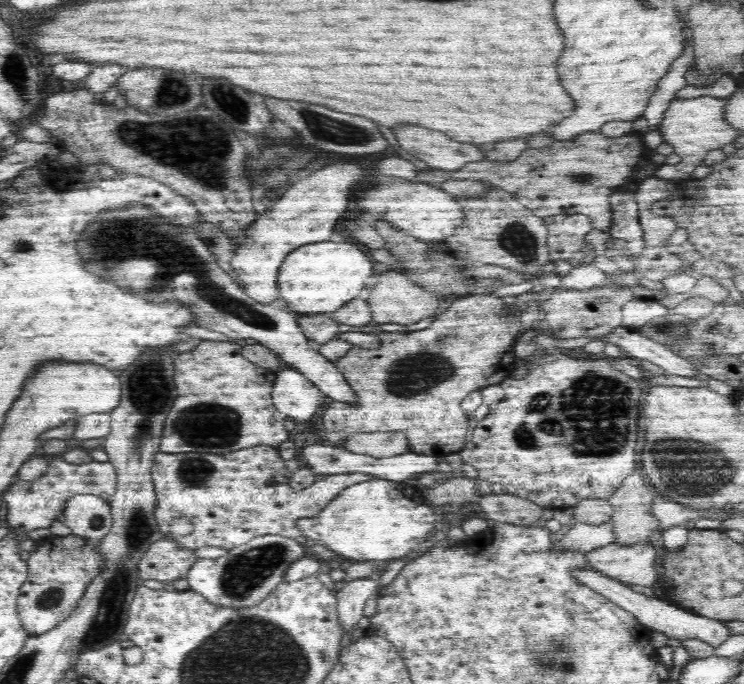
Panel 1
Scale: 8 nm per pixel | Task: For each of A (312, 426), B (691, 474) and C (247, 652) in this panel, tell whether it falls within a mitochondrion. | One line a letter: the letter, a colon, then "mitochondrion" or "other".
A: other
B: mitochondrion
C: mitochondrion

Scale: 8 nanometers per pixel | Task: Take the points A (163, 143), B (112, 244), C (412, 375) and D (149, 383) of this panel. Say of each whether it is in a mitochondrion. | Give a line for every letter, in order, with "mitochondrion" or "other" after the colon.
A: mitochondrion
B: mitochondrion
C: mitochondrion
D: mitochondrion

